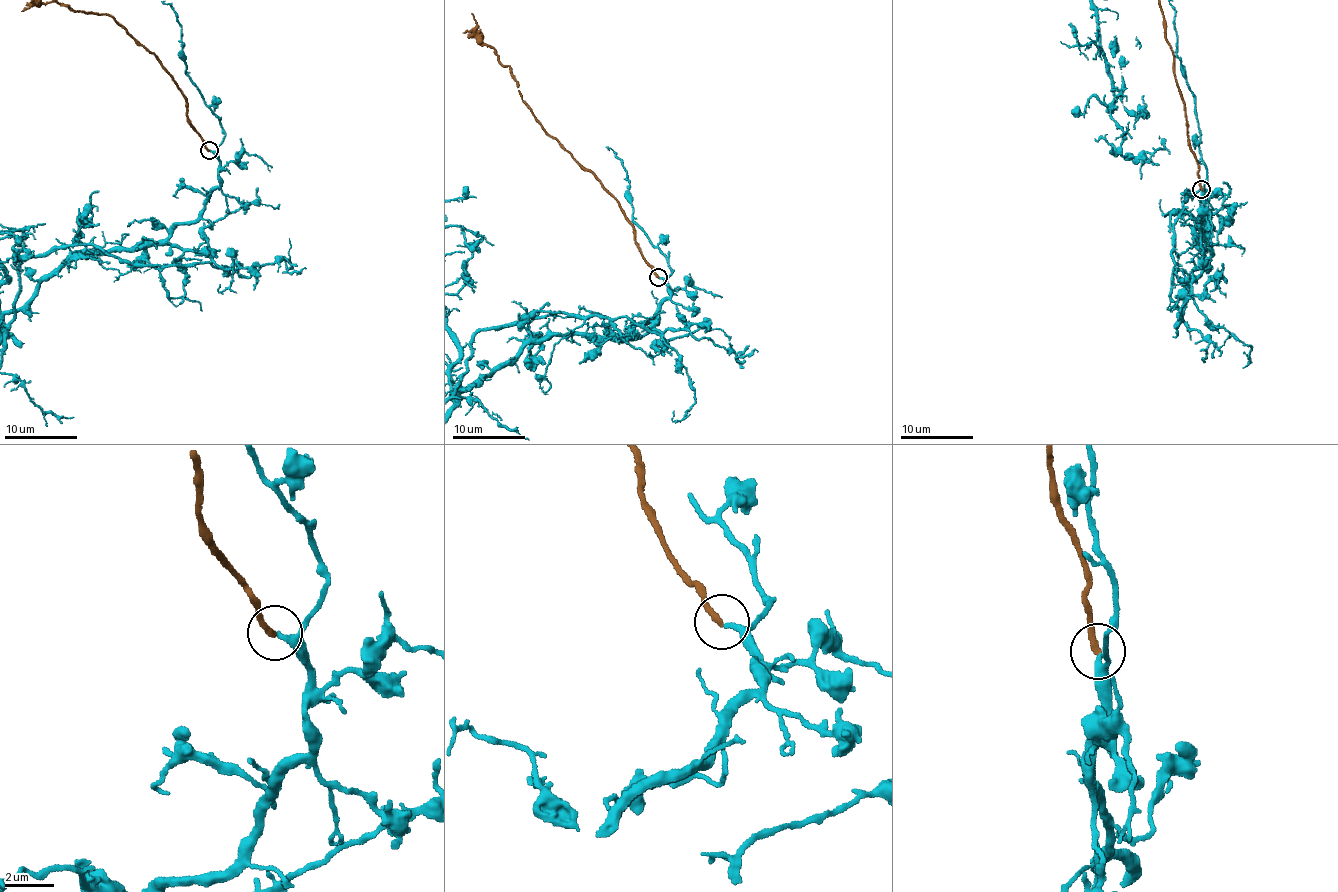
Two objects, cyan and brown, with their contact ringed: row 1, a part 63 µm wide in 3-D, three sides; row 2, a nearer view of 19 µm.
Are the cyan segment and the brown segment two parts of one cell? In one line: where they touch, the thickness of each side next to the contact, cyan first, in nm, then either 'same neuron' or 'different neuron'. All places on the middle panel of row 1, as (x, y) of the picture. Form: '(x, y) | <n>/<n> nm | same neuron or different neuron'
(658, 277) | 200/260 nm | same neuron

